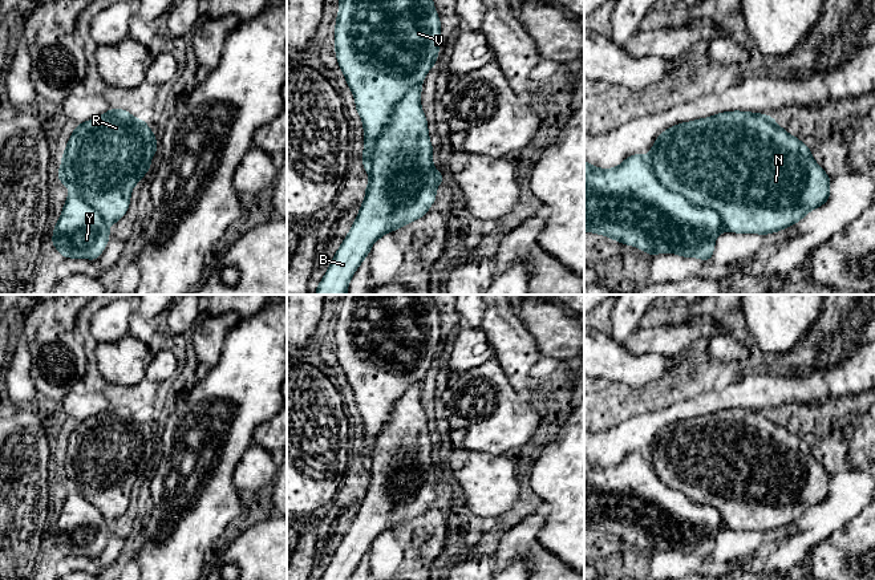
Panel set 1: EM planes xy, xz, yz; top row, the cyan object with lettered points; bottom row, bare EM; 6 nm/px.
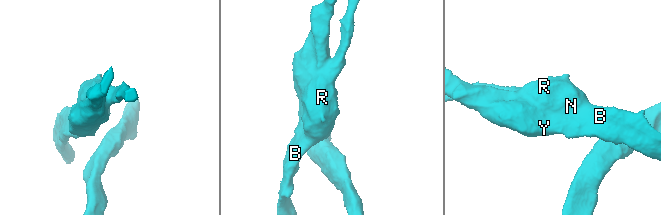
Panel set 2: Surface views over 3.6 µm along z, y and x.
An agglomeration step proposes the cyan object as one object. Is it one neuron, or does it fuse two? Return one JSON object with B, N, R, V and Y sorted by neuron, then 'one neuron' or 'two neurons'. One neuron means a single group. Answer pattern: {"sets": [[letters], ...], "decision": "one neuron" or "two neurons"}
{"sets": [["B", "N", "R"], ["V", "Y"]], "decision": "two neurons"}

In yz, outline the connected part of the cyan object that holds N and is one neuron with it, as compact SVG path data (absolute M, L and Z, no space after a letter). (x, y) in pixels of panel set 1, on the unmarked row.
M724 409L682 419L664 427L645 453L656 475L688 499L714 507L729 530L769 532L797 522L830 495L831 475L819 463L806 441L782 426L771 413L752 409Z

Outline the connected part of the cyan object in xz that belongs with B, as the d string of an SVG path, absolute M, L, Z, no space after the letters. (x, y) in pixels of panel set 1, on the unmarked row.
M417 382L405 390L392 410L390 421L378 434L370 455L365 496L320 580L349 580L380 535L425 514L436 499L437 484L445 472L433 462L434 447L421 403L421 389L421 382Z

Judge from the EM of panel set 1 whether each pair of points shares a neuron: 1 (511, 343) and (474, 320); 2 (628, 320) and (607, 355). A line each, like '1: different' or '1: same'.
1: different
2: different

